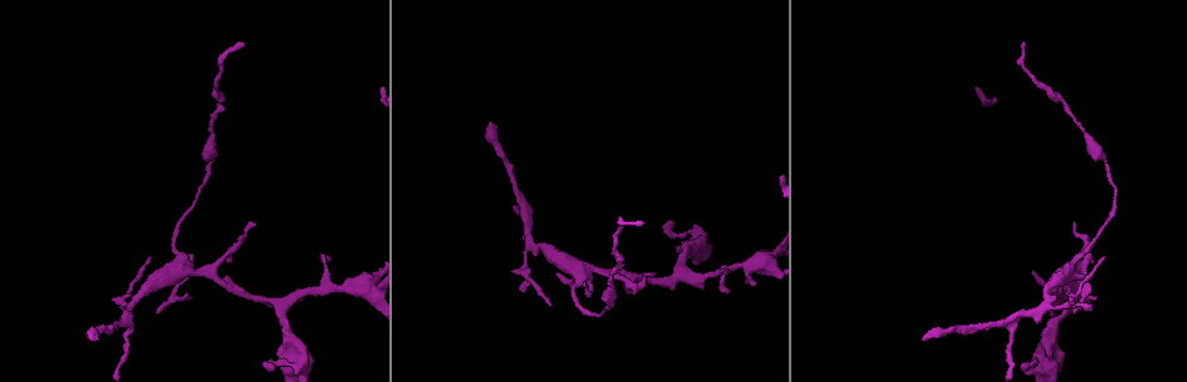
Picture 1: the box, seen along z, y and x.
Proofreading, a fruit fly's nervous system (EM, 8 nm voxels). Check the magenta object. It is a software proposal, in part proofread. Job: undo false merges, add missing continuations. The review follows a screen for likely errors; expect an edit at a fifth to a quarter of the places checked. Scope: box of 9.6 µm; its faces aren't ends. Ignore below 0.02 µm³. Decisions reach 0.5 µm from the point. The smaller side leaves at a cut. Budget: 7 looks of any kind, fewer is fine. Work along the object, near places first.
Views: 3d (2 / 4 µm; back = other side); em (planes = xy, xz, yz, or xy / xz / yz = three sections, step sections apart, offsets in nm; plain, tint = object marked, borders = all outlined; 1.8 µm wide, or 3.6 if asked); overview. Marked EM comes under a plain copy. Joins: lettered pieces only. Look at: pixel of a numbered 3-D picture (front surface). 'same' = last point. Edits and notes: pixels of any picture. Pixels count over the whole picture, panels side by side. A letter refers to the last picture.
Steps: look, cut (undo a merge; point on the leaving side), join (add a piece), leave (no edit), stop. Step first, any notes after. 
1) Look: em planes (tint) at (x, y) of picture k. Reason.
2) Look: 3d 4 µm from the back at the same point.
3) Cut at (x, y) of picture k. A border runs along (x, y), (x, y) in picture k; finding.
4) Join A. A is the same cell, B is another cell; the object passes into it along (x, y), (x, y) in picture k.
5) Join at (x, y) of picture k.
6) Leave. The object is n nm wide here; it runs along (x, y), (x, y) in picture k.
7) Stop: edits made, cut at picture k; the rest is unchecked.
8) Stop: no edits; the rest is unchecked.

Look: 3d 2 µm at (1106, 165) of picture 1. Sudden change in width.

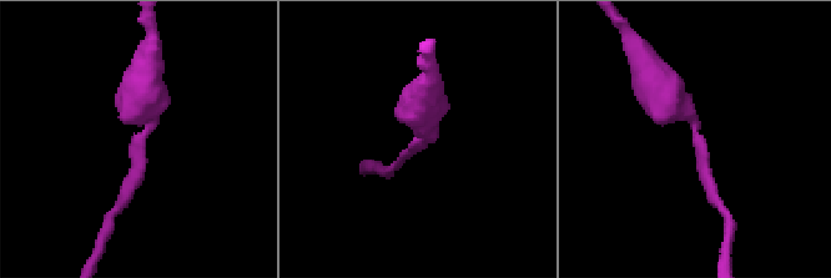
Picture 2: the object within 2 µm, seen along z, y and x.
Look: em xy step 16 (borders) at (413, 137) of picture 2. Now the EM.

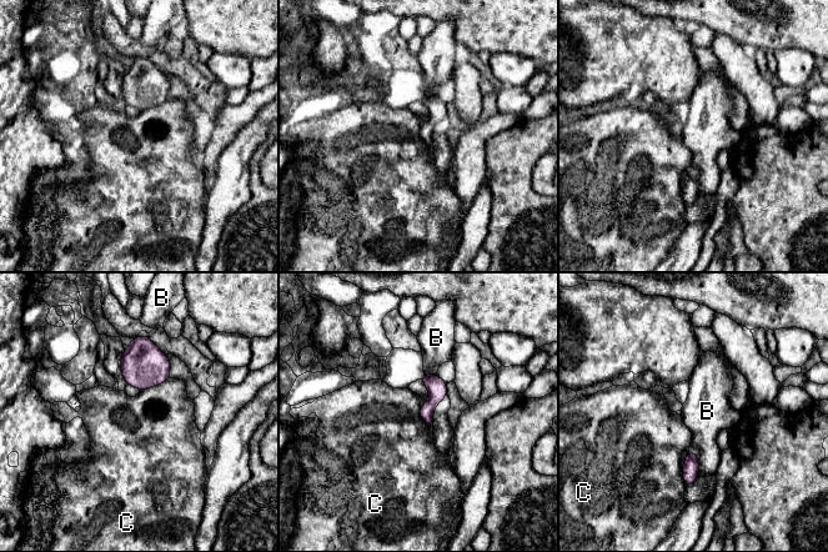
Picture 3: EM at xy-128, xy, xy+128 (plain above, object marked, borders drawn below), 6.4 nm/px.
Look: em planes (borders) at the same point. Another direction.

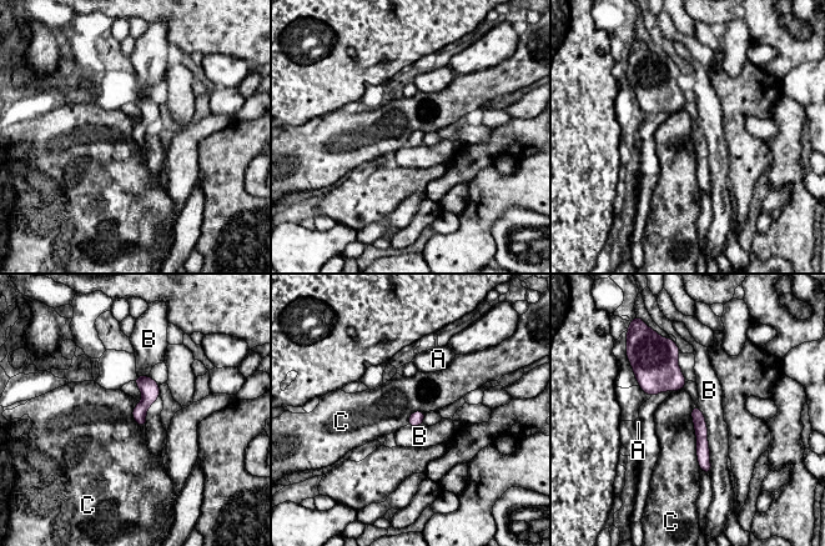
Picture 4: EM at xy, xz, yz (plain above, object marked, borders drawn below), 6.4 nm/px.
Leave. A, B and C are other cells; continuous, no second cell.

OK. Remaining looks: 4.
Look: em xy step 8 (tint) at (581, 270) of picture 1. Thin arm on a thick one.

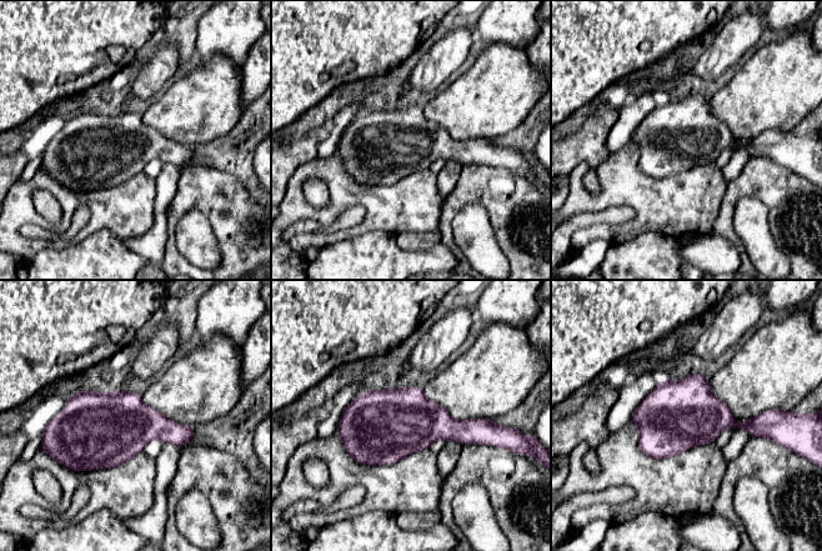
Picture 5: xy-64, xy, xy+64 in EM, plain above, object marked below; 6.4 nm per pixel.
Look: em planes (borders) at the same point. Another direction.

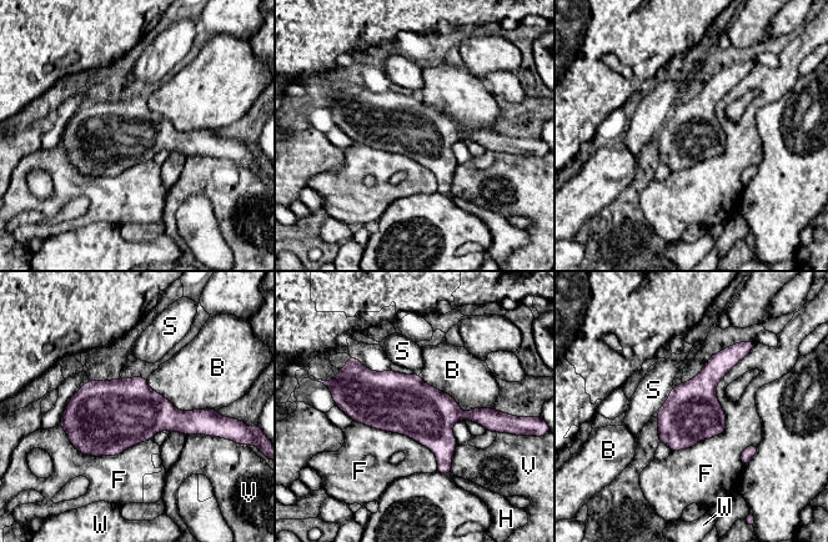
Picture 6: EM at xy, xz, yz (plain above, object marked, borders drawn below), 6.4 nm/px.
Leave. The object is 360 nm wide here; B, F, H, S, V and W are other cells; a border runs along (418, 375), (462, 411), (493, 410) in picture 6; one cell here.

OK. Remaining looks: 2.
Look: em 3.6 µm yz step 16 (borders) at (96, 339) of picture 1. Thin end.

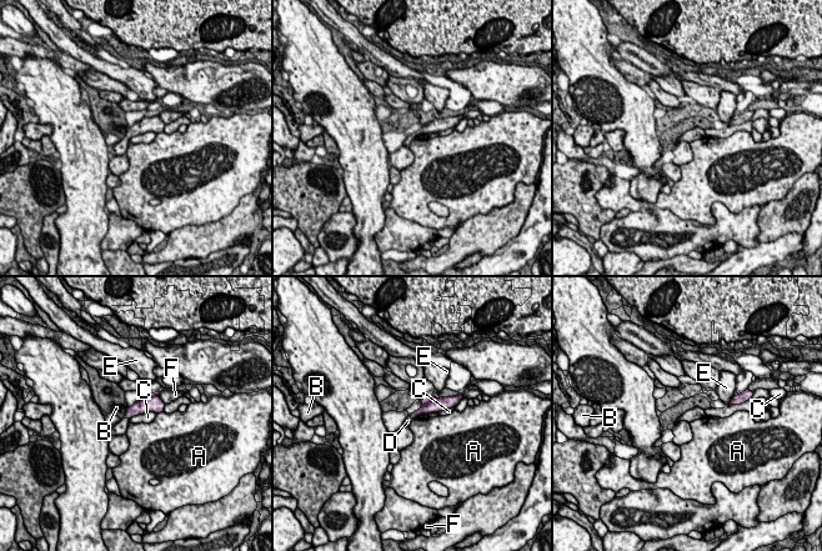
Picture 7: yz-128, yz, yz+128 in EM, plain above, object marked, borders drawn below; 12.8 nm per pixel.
Look: em 3.6 µm planes (borders) at the same point.

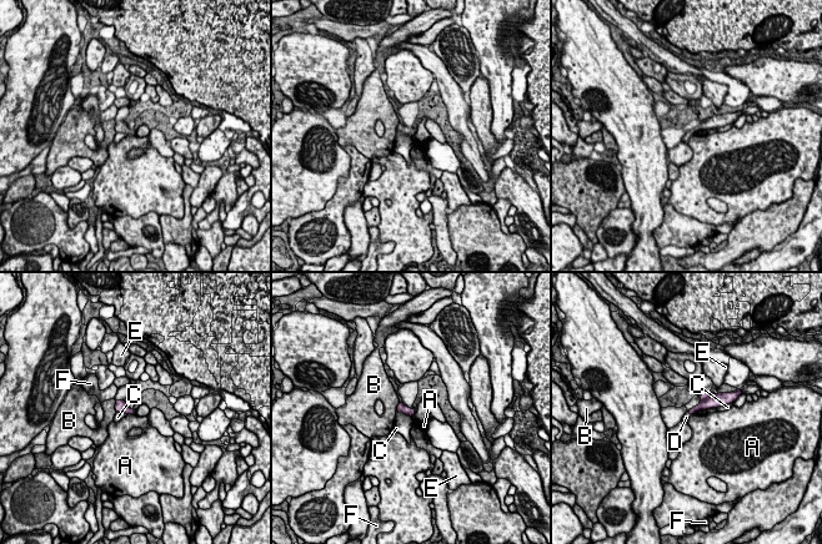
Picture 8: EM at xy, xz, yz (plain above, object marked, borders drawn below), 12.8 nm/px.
Join D. D is the same cell, A, B, C, E and F are other cells; the object passes into it along (706, 403), (690, 413), (686, 417) in picture 8; it goes on there.

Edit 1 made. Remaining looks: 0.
Stop: edits made, join at picture 8; the rest is unchecked.

